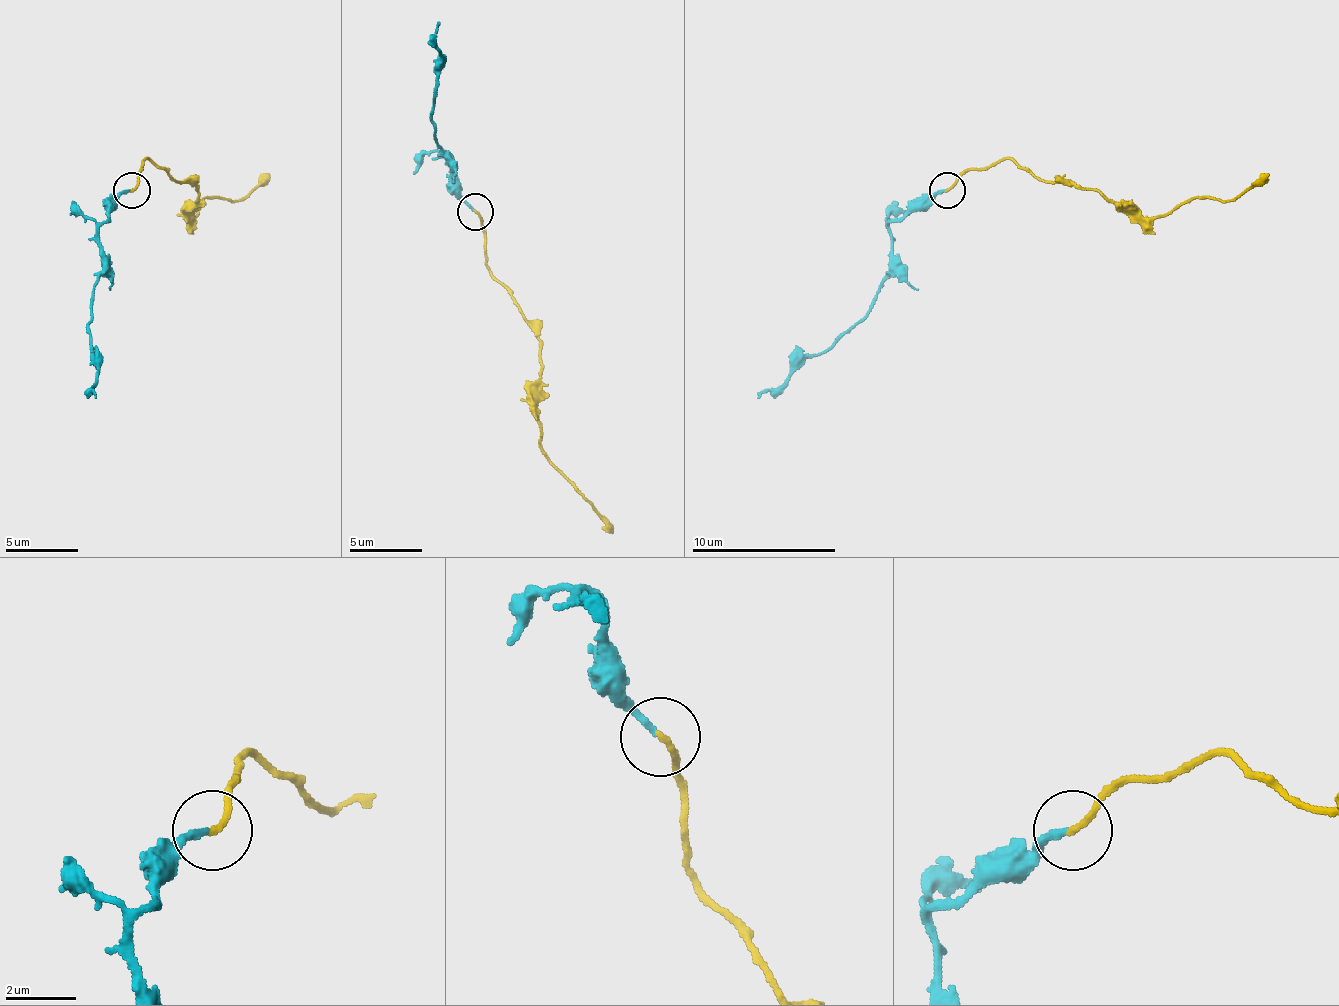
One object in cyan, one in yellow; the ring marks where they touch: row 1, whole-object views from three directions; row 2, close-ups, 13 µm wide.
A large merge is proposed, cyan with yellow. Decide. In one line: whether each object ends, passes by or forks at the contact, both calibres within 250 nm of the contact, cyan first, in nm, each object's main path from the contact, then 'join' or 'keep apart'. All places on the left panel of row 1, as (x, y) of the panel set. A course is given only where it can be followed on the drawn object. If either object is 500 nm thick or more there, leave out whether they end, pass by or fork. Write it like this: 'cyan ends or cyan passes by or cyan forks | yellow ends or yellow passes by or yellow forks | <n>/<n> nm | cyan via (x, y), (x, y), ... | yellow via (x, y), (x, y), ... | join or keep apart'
cyan ends | yellow ends | 190/190 nm | cyan via (129, 191), (114, 202), (103, 223), (103, 274), (93, 288), (89, 346), (96, 397) | yellow via (132, 191), (140, 169), (151, 158), (172, 180), (198, 191), (194, 216), (205, 198), (241, 202), (270, 173) | join

